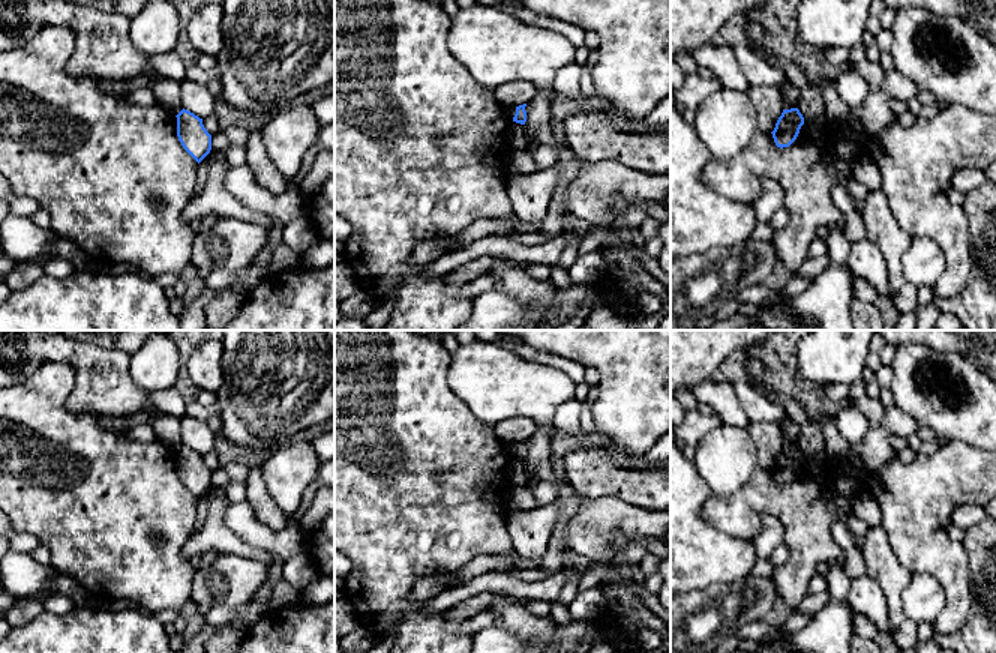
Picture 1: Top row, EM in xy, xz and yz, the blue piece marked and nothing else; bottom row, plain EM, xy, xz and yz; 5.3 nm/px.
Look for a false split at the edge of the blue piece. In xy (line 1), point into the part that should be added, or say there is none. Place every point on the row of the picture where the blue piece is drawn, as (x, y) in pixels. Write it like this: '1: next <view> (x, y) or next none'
1: next none

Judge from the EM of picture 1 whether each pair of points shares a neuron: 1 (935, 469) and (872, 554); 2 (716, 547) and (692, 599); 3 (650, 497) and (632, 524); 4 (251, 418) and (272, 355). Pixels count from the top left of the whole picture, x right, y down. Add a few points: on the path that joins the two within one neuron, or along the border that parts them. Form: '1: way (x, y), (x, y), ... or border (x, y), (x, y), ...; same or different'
1: border (881, 526), (893, 553), (903, 565); different
2: border (731, 581), (693, 589), (686, 593); different
3: border (609, 496), (654, 512); different
4: way (263, 403), (272, 389), (272, 370); same

